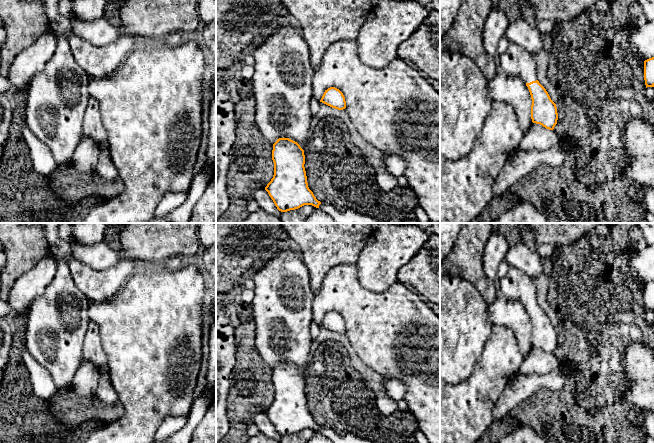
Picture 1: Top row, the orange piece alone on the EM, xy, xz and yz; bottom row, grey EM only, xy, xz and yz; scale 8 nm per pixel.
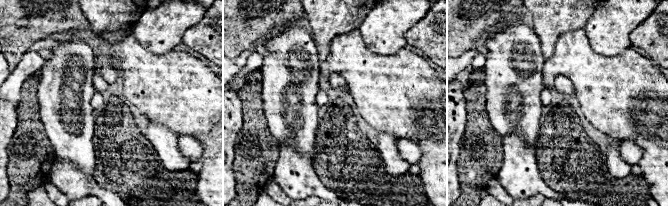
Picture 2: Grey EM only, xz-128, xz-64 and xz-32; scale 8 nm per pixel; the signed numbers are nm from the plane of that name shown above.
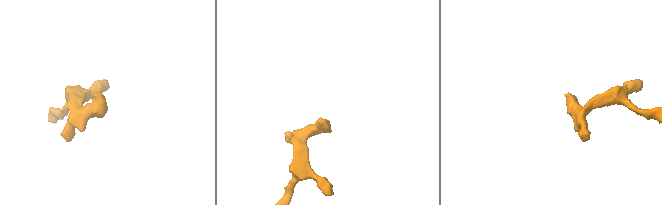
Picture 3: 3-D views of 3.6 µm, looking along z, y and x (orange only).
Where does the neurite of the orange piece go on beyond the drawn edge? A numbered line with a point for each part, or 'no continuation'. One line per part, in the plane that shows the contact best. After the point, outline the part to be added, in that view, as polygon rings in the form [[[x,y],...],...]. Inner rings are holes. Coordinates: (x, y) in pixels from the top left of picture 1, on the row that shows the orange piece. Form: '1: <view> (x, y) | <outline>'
1: yz (516, 61) | [[[510,42],[506,51],[500,54],[501,72],[508,76],[518,76],[525,83],[536,81],[536,63],[531,53],[522,46]]]

